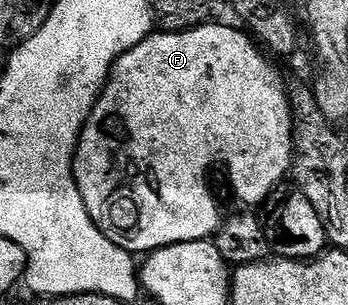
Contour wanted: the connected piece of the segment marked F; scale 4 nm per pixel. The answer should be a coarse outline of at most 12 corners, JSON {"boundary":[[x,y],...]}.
{"boundary":[[154,31],[113,64],[73,178],[111,243],[203,241],[293,168],[248,32]]}

